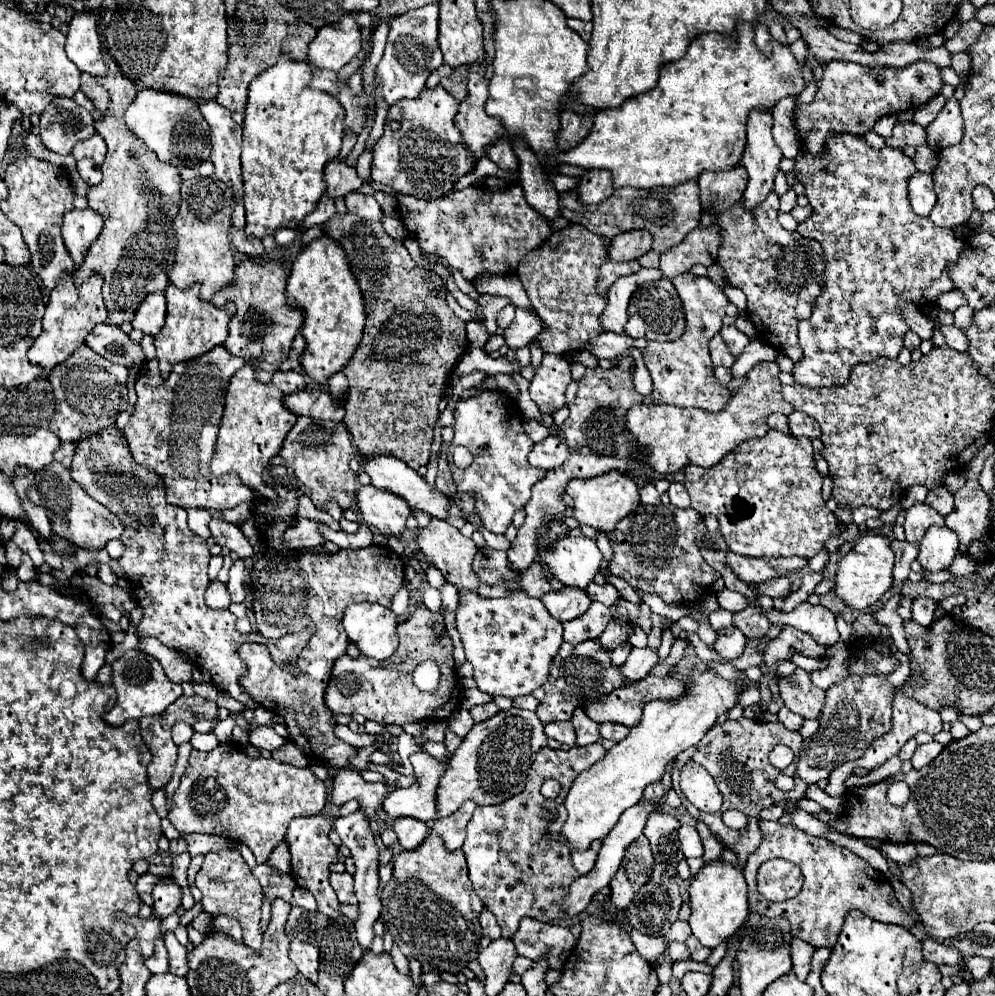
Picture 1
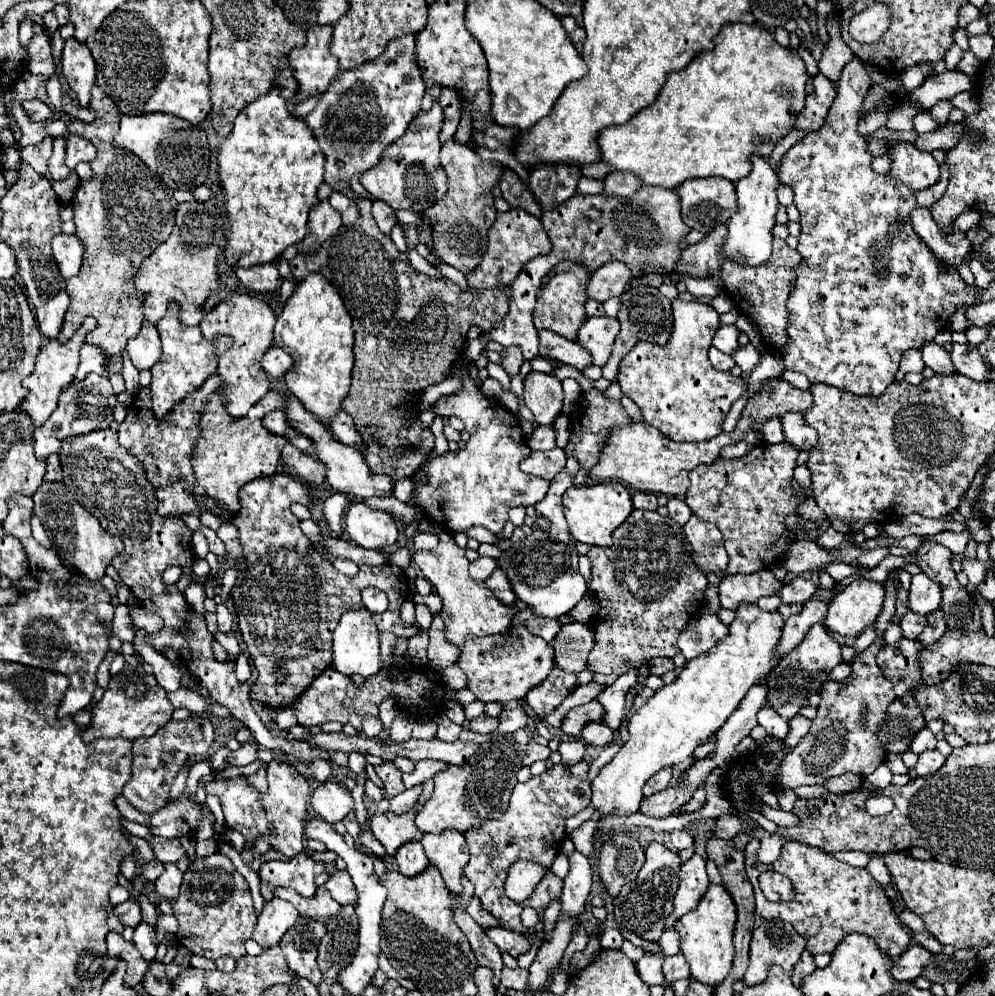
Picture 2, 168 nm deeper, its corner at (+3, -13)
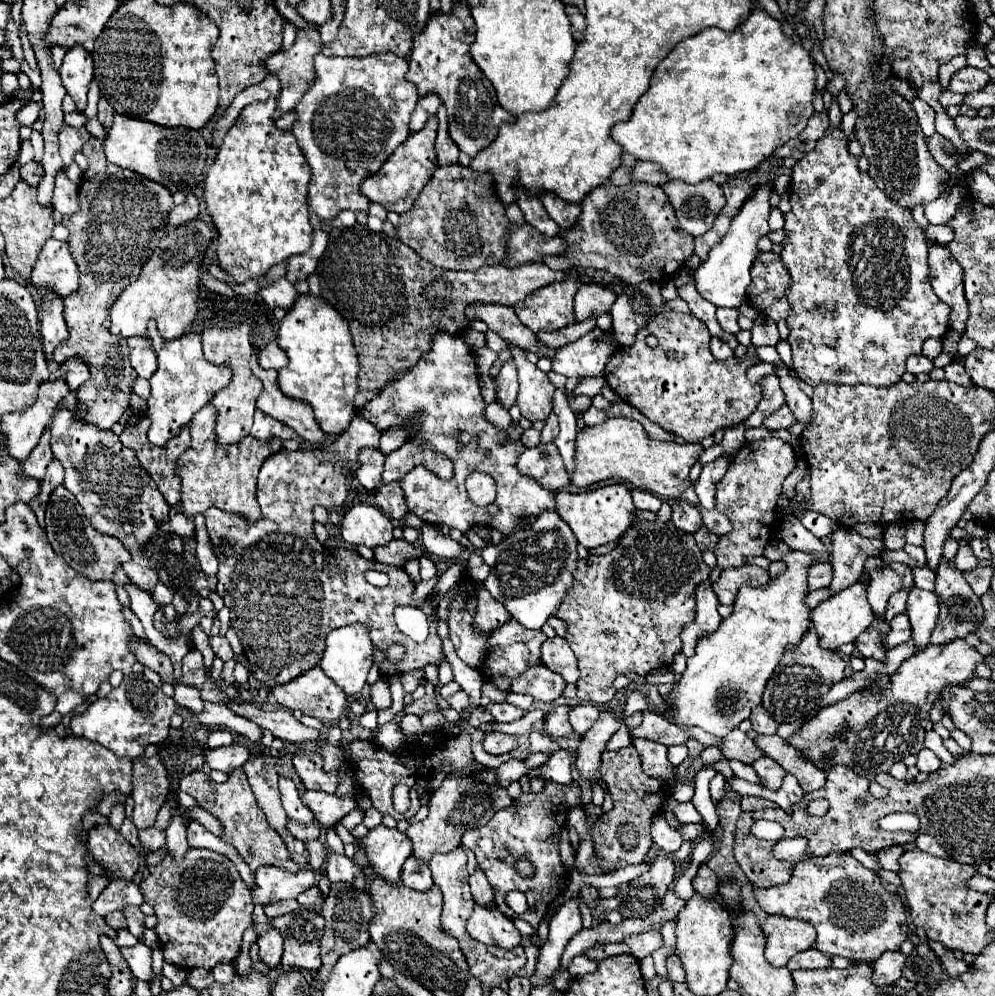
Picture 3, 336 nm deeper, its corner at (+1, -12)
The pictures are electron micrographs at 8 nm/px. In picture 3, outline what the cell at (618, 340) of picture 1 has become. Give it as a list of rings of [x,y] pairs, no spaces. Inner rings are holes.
[[[475,304],[467,308],[467,318],[483,320],[489,326],[489,330],[497,332],[509,344],[519,344],[519,348],[527,348],[537,356],[545,356],[545,358],[555,356],[555,348],[543,346],[537,334],[531,332],[523,322],[519,322],[513,308],[499,306],[499,304]]]

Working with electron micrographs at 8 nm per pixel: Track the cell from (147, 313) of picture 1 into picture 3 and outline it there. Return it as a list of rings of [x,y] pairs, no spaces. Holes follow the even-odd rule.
[[[145,334],[141,338],[127,338],[127,344],[131,348],[131,366],[135,372],[143,378],[151,378],[153,372],[157,370],[157,356],[151,344],[151,338]]]

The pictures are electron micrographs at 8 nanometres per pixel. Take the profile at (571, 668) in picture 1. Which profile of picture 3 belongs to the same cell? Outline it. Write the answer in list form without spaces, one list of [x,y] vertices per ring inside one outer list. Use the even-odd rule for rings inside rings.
[[[539,664],[539,666],[529,668],[525,674],[521,674],[513,682],[511,690],[519,694],[529,694],[541,702],[553,702],[561,696],[565,686],[567,682],[559,674],[545,668],[545,664]]]

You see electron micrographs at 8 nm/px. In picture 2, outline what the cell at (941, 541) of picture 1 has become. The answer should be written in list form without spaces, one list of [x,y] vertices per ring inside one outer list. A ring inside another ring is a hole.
[[[925,573],[913,575],[909,589],[909,609],[913,613],[929,615],[939,607],[939,603],[941,603],[941,589],[937,589],[937,583],[931,581]]]

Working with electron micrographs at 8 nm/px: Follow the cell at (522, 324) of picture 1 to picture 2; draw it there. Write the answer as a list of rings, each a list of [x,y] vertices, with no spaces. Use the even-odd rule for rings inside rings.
[[[507,347],[503,353],[501,353],[501,365],[505,367],[505,371],[507,371],[507,375],[509,377],[513,377],[513,375],[519,375],[519,369],[521,369],[521,365],[523,365],[523,357],[521,357],[521,351],[517,351],[515,347]]]

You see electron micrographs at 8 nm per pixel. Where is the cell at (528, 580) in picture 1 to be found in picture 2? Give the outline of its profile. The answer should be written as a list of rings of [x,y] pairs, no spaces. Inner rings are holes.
[[[441,533],[439,535],[439,545],[433,551],[417,551],[413,557],[415,565],[421,569],[421,573],[433,583],[433,587],[437,589],[439,597],[443,599],[443,623],[445,623],[445,639],[453,645],[457,645],[459,649],[463,647],[465,639],[469,635],[475,637],[485,637],[485,635],[497,635],[507,631],[511,625],[511,617],[515,611],[525,609],[525,605],[513,605],[513,609],[505,609],[505,605],[501,605],[499,601],[493,601],[493,593],[489,593],[489,589],[485,589],[485,583],[473,581],[467,567],[469,561],[465,557],[465,549],[461,549],[449,533]]]

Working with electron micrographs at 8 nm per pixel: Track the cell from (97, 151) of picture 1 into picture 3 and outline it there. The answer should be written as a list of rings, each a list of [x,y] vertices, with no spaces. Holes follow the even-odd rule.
[[[63,126],[59,132],[59,150],[61,150],[61,158],[63,164],[69,166],[75,158],[75,154],[83,148],[83,144],[91,138],[91,134],[85,128],[71,128],[71,126]]]

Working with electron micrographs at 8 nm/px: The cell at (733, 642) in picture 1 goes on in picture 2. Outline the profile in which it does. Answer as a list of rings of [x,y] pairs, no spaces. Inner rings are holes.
[[[703,609],[681,631],[679,649],[685,655],[685,659],[689,661],[701,653],[707,653],[725,635],[727,635],[727,625],[717,617],[717,613]]]

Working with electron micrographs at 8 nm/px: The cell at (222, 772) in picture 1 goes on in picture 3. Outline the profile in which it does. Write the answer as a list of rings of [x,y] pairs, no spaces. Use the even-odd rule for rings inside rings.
[[[155,826],[143,828],[143,830],[139,830],[139,840],[143,842],[143,848],[145,848],[141,854],[145,856],[145,854],[155,852],[161,846],[165,846],[165,830],[157,830]]]

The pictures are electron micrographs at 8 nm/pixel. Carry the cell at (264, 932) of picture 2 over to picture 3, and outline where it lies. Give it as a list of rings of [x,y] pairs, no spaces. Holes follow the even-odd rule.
[[[267,928],[263,930],[263,934],[257,938],[257,946],[259,946],[259,956],[265,964],[269,964],[271,968],[277,966],[281,962],[281,954],[283,954],[283,936],[277,928]]]

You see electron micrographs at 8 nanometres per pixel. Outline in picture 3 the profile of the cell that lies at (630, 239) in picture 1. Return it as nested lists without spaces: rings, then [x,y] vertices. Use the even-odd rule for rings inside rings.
[[[581,284],[575,296],[575,318],[577,322],[587,316],[599,316],[601,312],[609,312],[615,302],[615,292],[609,286],[601,284]]]

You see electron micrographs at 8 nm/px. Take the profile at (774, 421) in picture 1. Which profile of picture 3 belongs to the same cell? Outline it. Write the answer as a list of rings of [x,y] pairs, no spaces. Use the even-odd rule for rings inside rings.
[[[783,404],[779,410],[775,410],[771,416],[767,416],[763,420],[763,426],[769,428],[769,430],[775,430],[775,432],[777,430],[787,430],[793,424],[795,424],[795,416],[793,416],[793,412],[791,412],[787,404]]]

